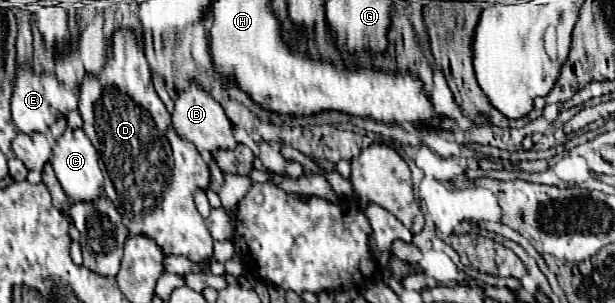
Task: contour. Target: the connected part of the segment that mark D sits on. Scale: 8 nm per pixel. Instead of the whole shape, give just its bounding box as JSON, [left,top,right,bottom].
[78,30,214,260]

